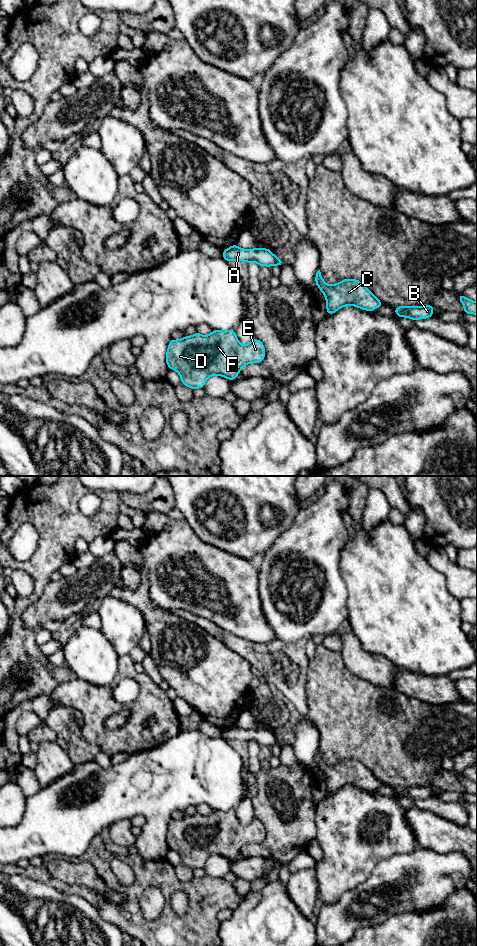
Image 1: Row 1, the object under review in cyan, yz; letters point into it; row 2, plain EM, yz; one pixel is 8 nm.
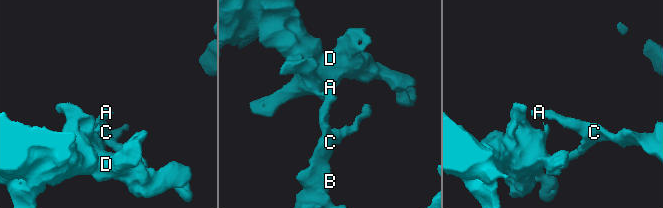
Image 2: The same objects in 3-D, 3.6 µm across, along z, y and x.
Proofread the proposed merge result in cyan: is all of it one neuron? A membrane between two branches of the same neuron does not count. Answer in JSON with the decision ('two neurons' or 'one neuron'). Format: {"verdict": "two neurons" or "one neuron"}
{"verdict": "two neurons"}

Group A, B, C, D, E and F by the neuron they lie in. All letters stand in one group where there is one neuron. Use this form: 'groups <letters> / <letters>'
groups A B C / D E F

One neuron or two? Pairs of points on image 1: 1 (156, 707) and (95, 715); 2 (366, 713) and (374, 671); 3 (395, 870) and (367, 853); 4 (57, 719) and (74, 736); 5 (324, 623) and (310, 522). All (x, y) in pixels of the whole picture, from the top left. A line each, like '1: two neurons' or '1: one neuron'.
1: one neuron
2: two neurons
3: two neurons
4: one neuron
5: one neuron

